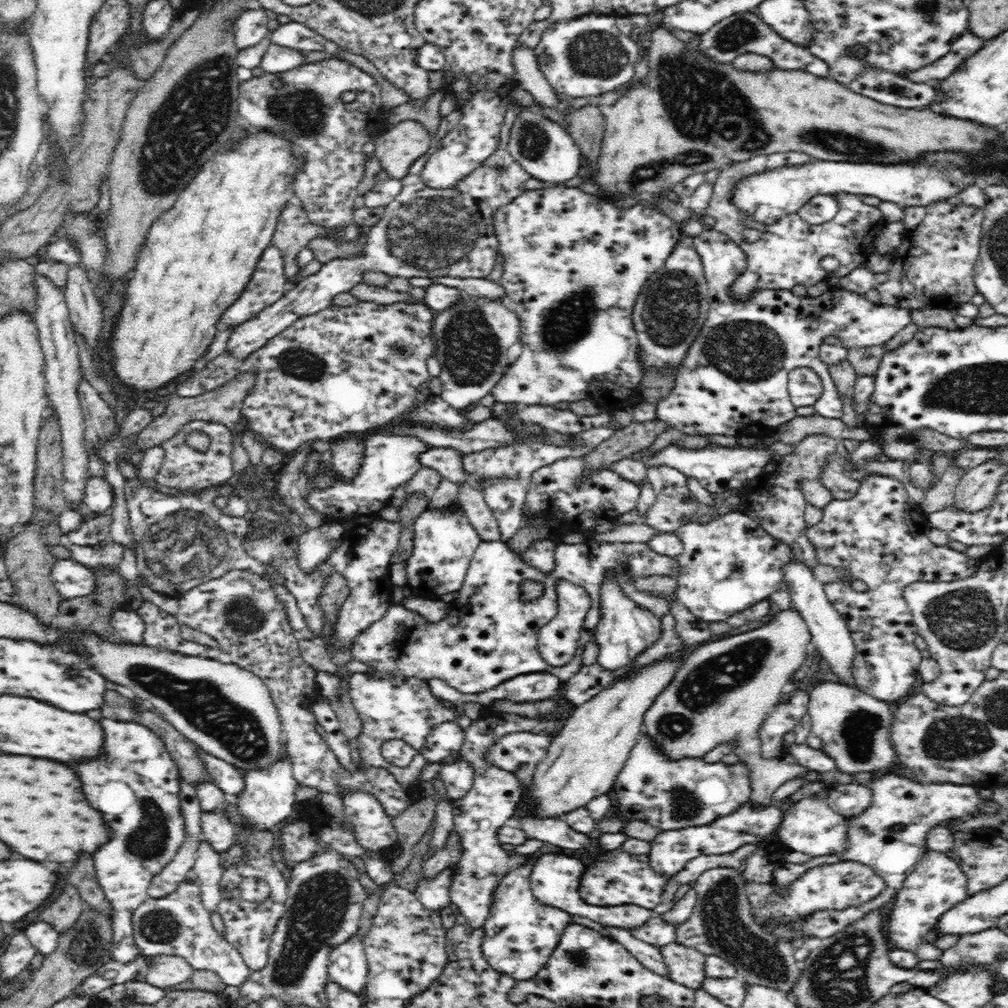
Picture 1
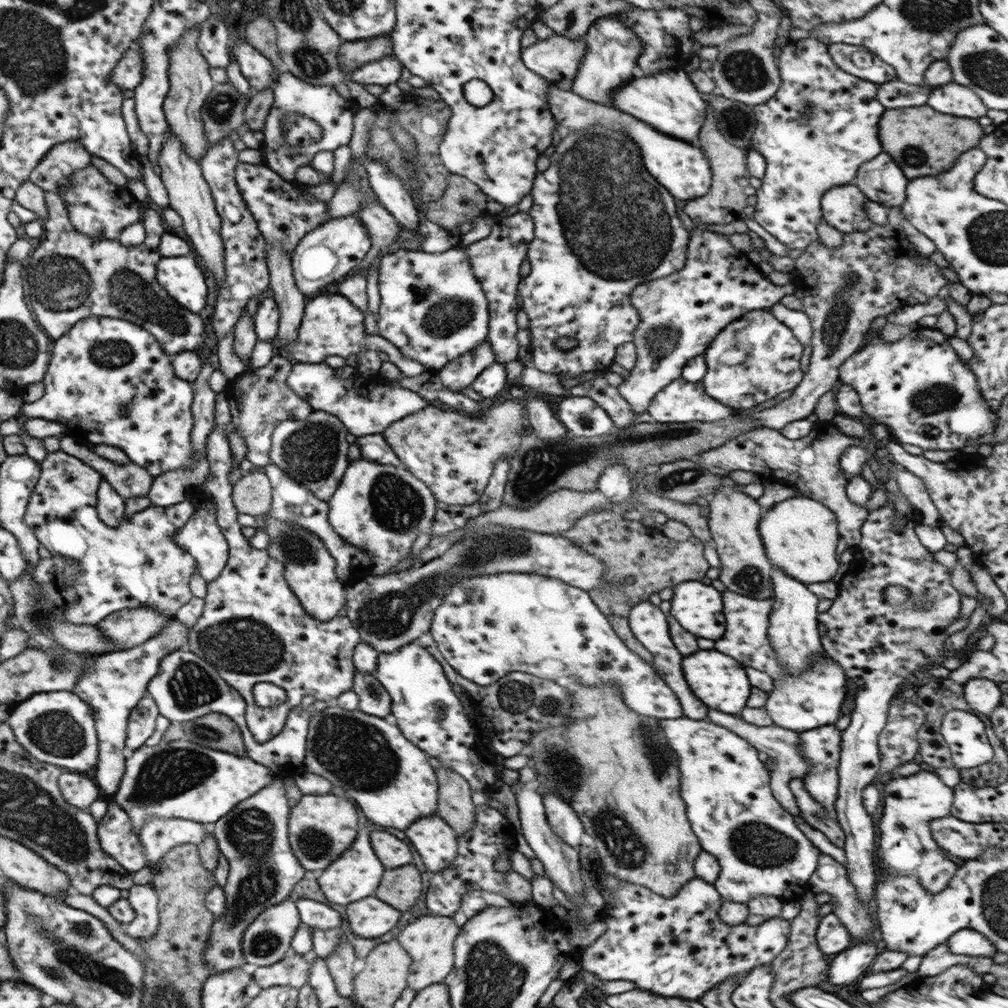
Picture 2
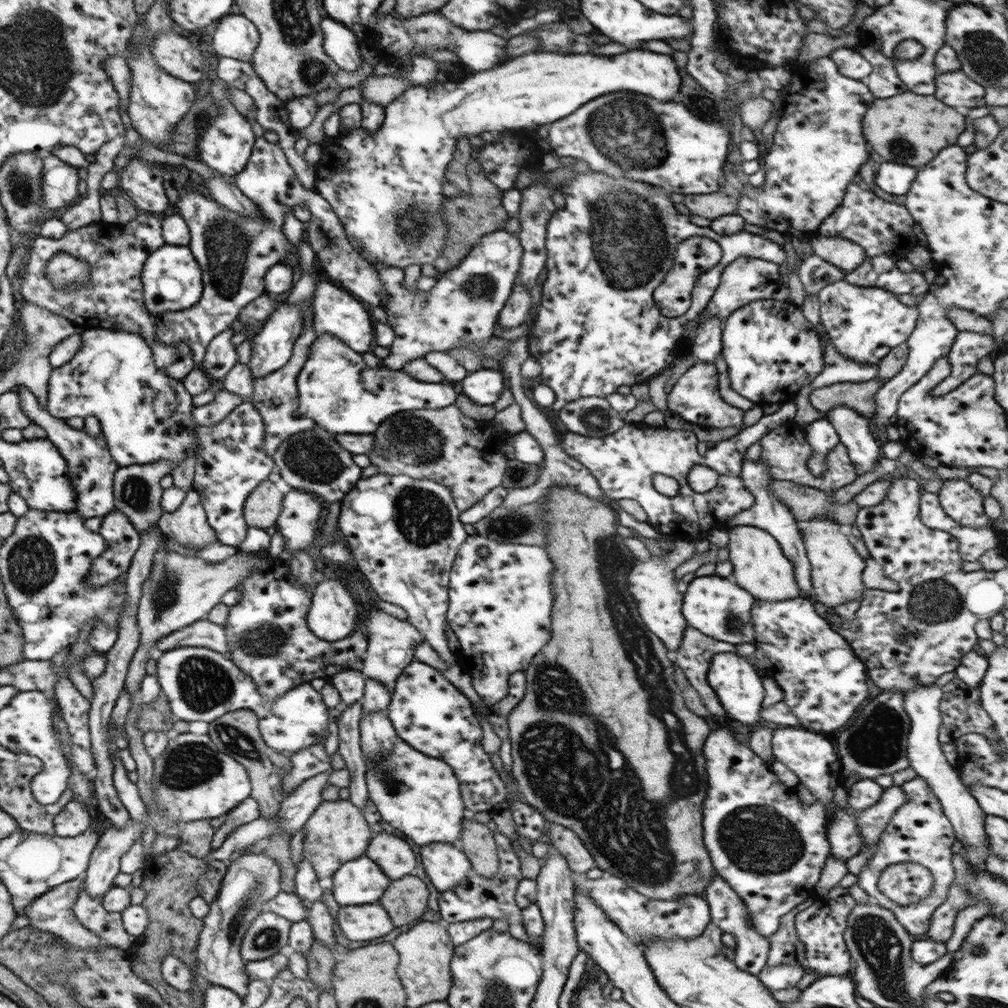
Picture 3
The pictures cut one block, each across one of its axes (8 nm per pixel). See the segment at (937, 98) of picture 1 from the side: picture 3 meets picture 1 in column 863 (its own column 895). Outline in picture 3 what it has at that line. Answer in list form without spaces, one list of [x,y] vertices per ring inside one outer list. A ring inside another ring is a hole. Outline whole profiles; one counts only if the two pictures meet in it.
[[[863,43],[855,46],[855,49],[867,62],[871,63],[871,72],[860,81],[867,86],[868,91],[875,98],[893,96],[893,94],[905,90],[905,88],[901,88],[901,82],[895,74],[893,62],[890,58],[883,56],[880,52]]]

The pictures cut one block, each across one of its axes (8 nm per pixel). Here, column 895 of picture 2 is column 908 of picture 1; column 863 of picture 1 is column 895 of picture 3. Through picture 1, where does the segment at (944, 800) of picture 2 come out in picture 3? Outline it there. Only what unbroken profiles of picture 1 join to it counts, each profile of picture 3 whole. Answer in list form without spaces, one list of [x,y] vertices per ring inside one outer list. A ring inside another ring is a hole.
[[[916,776],[899,787],[907,795],[907,802],[903,806],[899,806],[885,824],[885,828],[876,842],[876,852],[868,860],[868,864],[856,875],[856,883],[880,908],[889,910],[897,922],[916,939],[924,937],[932,912],[947,899],[948,888],[956,878],[952,868],[954,854],[950,850],[956,839],[953,826],[941,812],[939,801],[931,792],[931,788],[925,784],[925,780]],[[905,862],[923,866],[933,876],[933,890],[927,894],[924,900],[909,904],[907,907],[895,905],[877,888],[877,880],[887,866]]]

